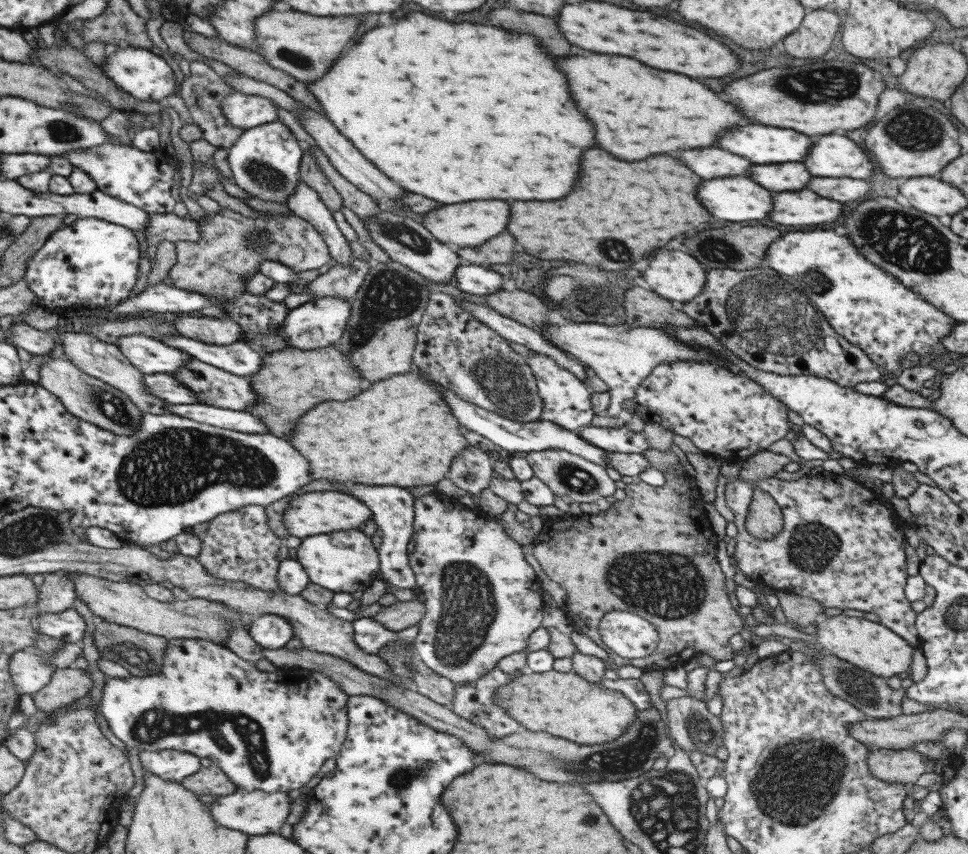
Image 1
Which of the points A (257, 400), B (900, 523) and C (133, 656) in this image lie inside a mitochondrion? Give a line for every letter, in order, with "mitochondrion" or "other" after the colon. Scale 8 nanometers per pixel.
A: other
B: other
C: mitochondrion

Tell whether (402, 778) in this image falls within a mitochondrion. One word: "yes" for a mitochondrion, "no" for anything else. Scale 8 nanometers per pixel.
yes

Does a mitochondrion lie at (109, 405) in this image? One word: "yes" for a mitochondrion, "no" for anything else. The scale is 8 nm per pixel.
yes

